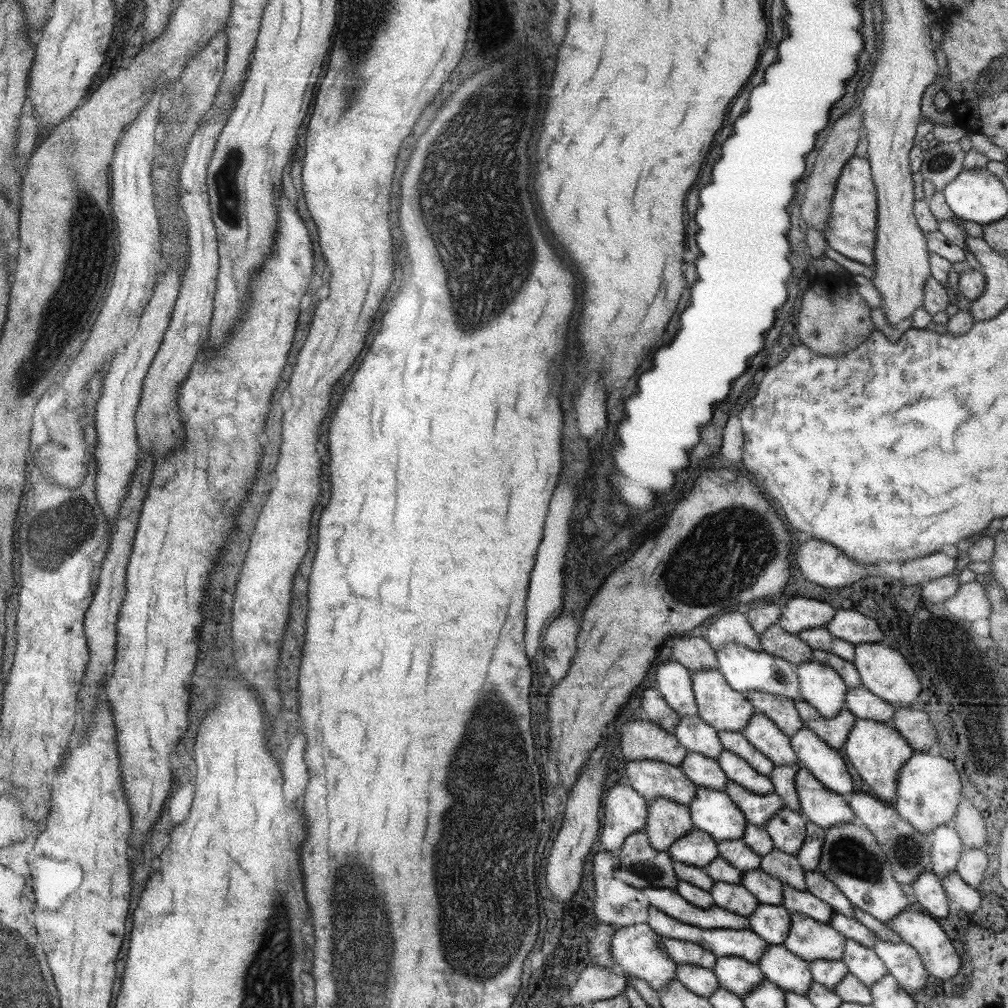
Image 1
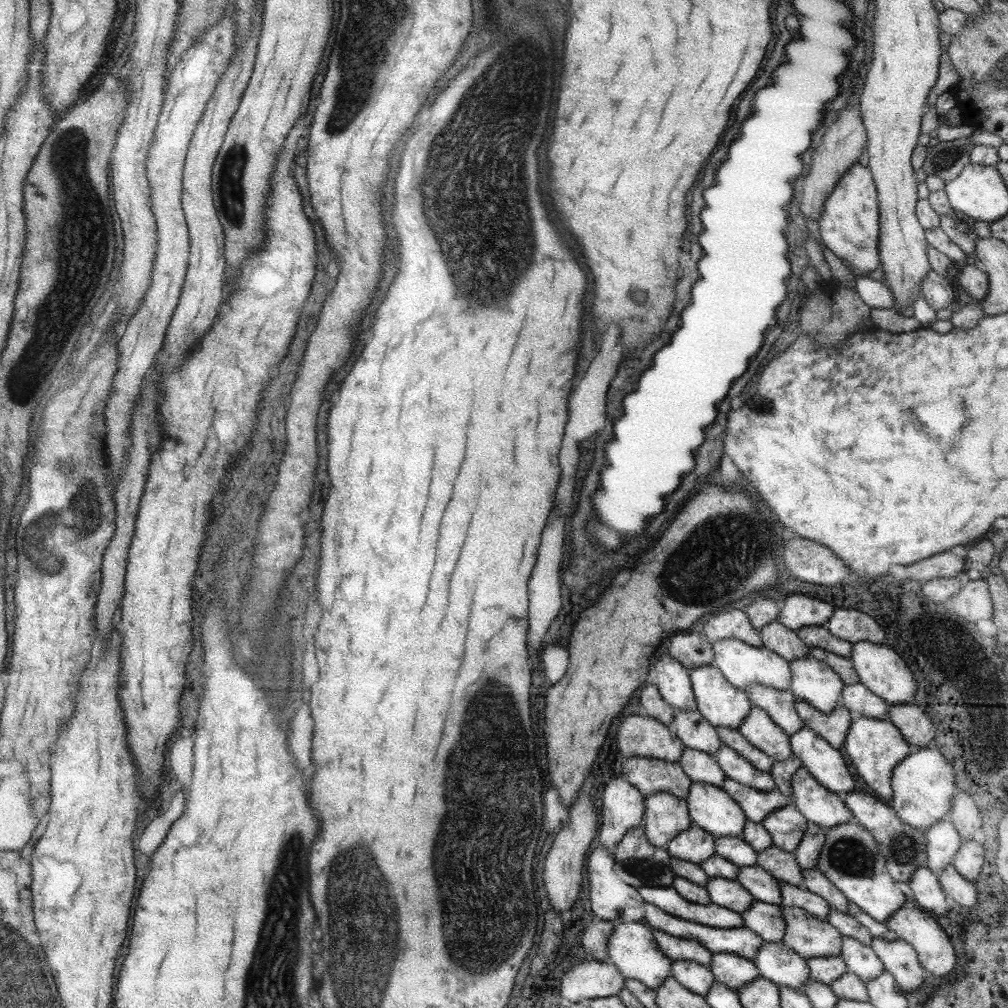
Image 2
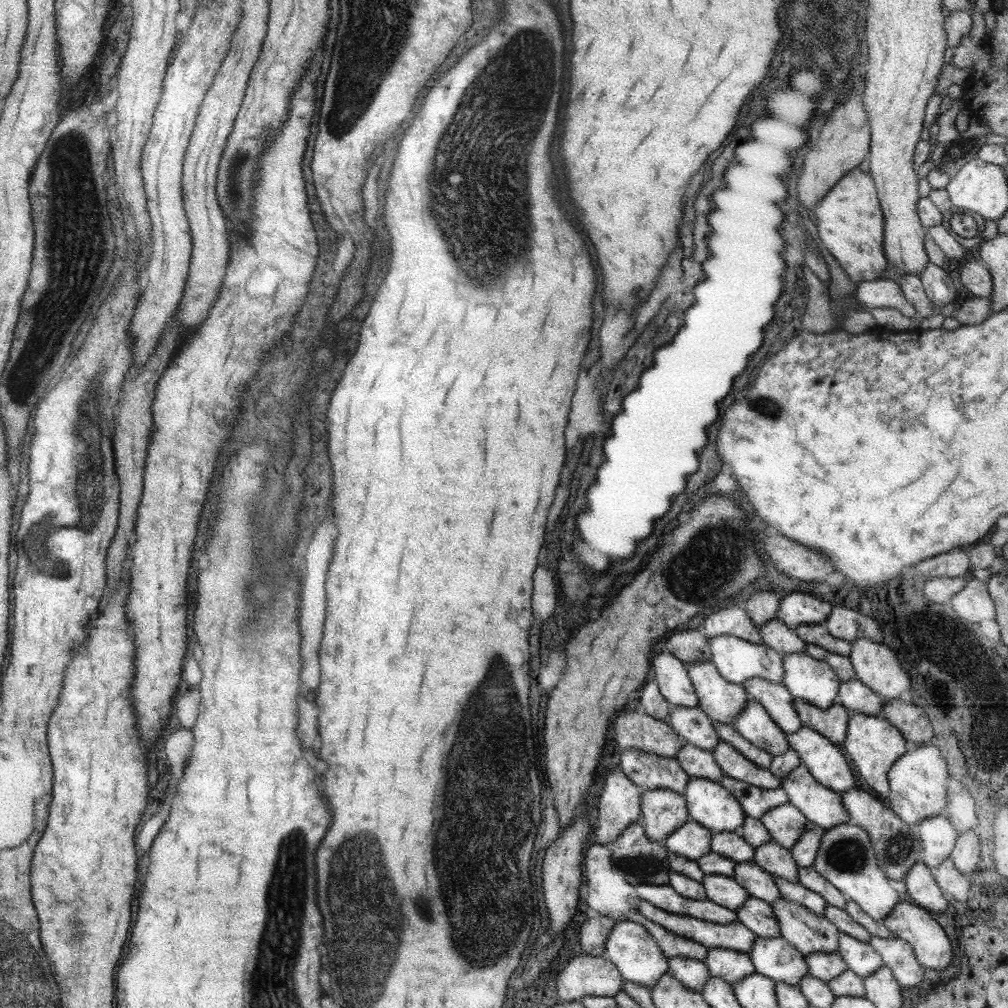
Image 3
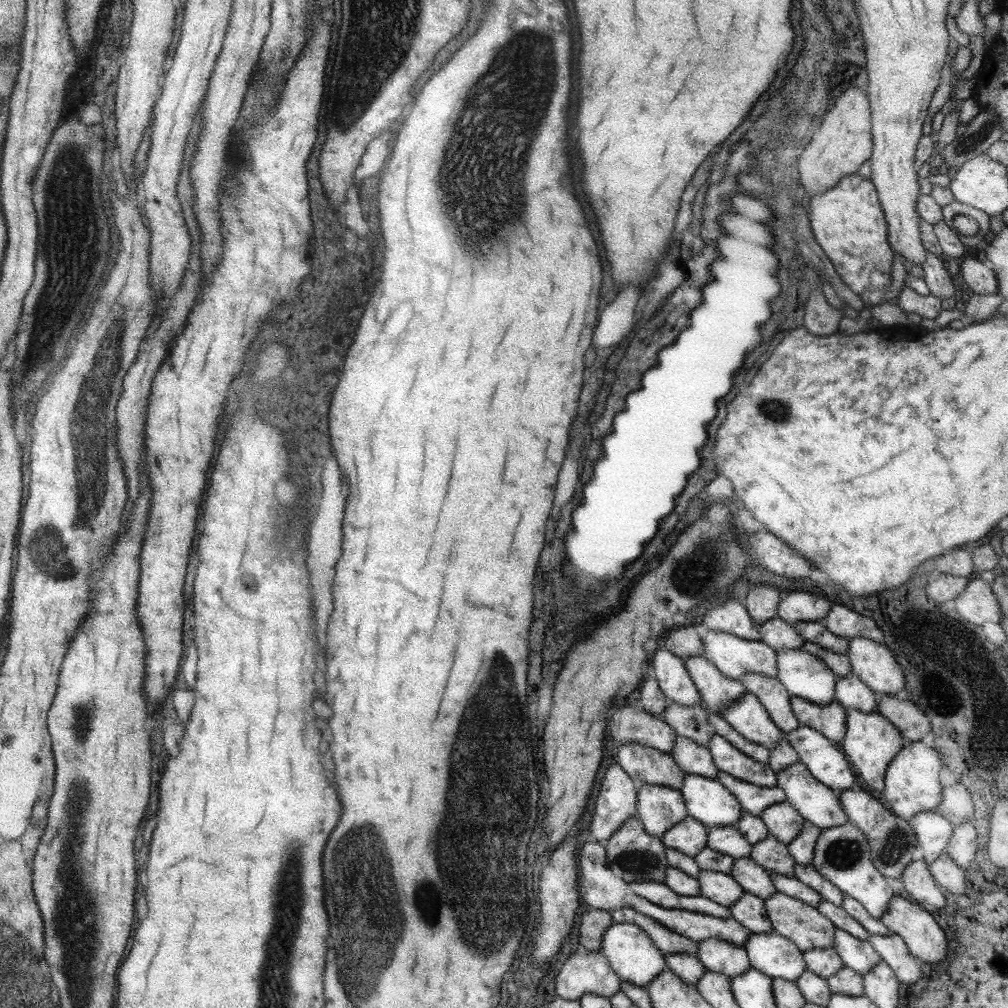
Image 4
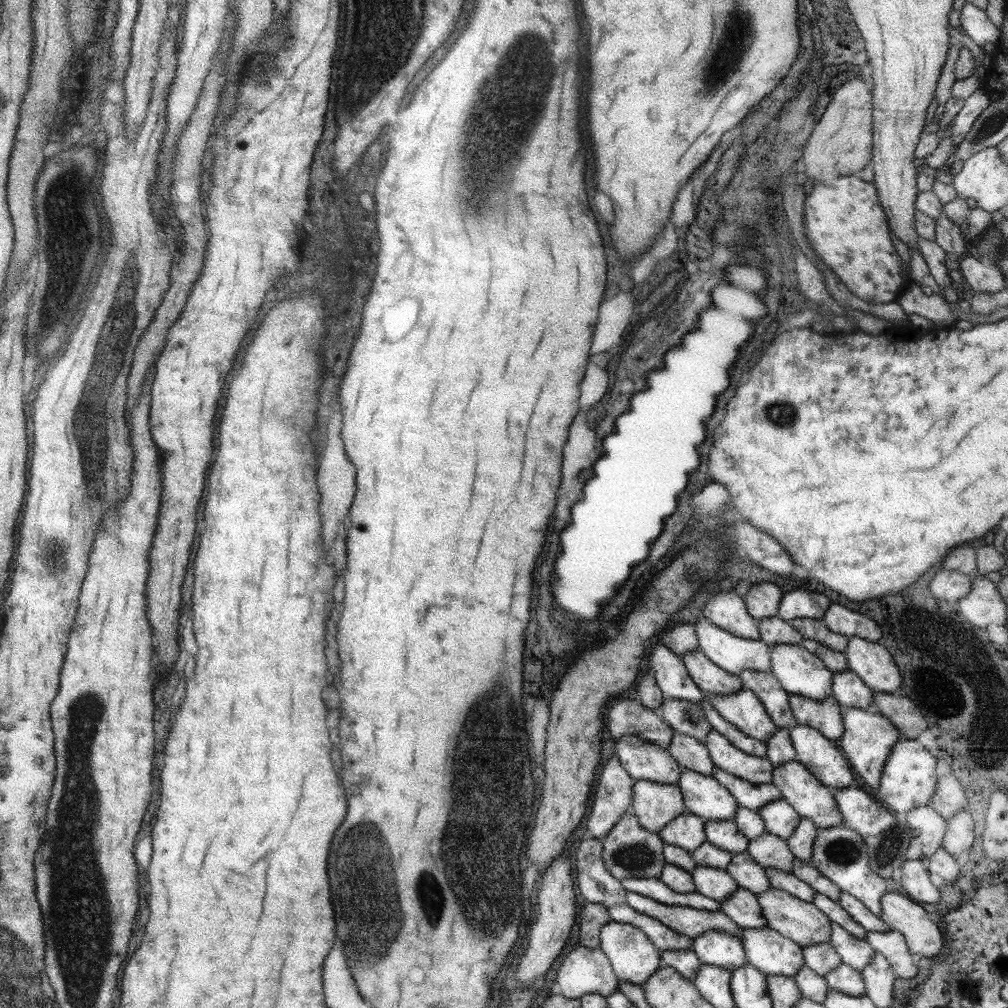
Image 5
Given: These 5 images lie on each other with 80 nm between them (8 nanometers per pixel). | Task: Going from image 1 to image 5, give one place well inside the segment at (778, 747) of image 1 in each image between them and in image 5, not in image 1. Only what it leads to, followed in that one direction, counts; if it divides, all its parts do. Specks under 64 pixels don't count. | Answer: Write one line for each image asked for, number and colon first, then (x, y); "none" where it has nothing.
2: (757, 728)
3: (754, 724)
4: (747, 716)
5: (742, 709)

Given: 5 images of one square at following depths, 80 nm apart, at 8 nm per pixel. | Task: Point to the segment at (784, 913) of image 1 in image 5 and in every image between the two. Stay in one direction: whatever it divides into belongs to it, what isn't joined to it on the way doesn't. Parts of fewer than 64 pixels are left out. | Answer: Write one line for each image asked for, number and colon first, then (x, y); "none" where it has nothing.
2: (766, 920)
3: (755, 914)
4: (748, 910)
5: (742, 907)

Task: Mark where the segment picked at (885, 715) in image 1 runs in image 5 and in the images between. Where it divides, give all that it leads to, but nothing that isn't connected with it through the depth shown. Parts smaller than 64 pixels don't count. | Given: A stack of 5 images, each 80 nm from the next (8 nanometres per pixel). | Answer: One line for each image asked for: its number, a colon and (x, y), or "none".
2: (856, 698)
3: (852, 694)
4: (851, 693)
5: (847, 689)

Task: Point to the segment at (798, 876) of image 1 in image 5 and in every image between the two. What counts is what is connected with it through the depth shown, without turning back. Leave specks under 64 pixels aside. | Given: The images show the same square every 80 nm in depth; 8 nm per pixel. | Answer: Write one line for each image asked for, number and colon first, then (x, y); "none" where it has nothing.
2: (782, 865)
3: (777, 861)
4: (772, 855)
5: (767, 850)

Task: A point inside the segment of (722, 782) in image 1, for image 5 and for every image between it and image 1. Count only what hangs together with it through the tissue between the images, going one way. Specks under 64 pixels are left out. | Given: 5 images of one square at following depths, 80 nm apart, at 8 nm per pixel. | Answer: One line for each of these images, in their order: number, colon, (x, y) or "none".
2: (699, 767)
3: (697, 763)
4: (691, 758)
5: (688, 752)

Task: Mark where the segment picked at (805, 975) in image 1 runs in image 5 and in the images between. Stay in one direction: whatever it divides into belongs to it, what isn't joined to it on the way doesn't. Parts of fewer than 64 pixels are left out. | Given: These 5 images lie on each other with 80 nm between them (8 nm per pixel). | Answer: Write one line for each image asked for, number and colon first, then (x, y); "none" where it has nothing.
2: (775, 962)
3: (774, 958)
4: (773, 955)
5: (768, 951)

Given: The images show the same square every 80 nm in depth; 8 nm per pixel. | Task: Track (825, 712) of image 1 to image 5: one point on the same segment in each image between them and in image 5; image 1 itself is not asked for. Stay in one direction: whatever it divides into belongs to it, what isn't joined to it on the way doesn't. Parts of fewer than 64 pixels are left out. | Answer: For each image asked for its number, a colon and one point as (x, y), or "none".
2: (813, 682)
3: (805, 678)
4: (802, 675)
5: (798, 672)

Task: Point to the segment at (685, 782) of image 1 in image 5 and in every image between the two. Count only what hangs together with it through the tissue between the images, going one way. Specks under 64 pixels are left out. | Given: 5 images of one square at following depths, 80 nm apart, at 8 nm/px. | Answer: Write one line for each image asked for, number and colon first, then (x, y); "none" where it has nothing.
2: (648, 775)
3: (648, 771)
4: (644, 765)
5: (642, 760)

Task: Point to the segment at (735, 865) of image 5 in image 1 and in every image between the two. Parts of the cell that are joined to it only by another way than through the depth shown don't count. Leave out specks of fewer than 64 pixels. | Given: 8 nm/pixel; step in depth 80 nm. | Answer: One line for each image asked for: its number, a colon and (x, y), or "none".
1: (767, 890)
2: (762, 886)
3: (760, 884)
4: (754, 879)

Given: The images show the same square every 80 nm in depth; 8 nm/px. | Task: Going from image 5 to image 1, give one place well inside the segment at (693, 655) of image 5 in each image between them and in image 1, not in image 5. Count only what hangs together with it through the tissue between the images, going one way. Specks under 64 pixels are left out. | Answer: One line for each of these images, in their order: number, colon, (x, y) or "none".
1: (718, 705)
2: (720, 704)
3: (721, 701)
4: (717, 692)

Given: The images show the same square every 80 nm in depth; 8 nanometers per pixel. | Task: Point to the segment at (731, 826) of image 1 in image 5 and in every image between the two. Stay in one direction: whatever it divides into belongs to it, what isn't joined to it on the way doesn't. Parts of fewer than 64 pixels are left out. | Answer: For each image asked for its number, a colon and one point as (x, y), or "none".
2: (709, 807)
3: (708, 803)
4: (706, 800)
5: (703, 796)

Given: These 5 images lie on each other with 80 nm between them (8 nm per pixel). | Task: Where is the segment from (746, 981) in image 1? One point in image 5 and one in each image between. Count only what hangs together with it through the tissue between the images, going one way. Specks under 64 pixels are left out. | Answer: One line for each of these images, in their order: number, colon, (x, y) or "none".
2: (733, 971)
3: (728, 965)
4: (716, 955)
5: (717, 948)

